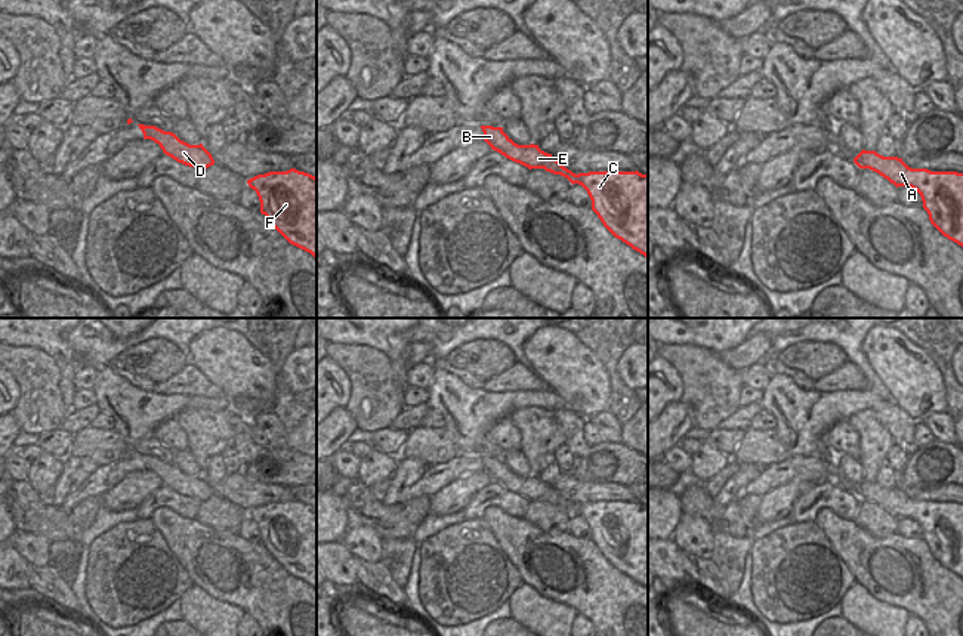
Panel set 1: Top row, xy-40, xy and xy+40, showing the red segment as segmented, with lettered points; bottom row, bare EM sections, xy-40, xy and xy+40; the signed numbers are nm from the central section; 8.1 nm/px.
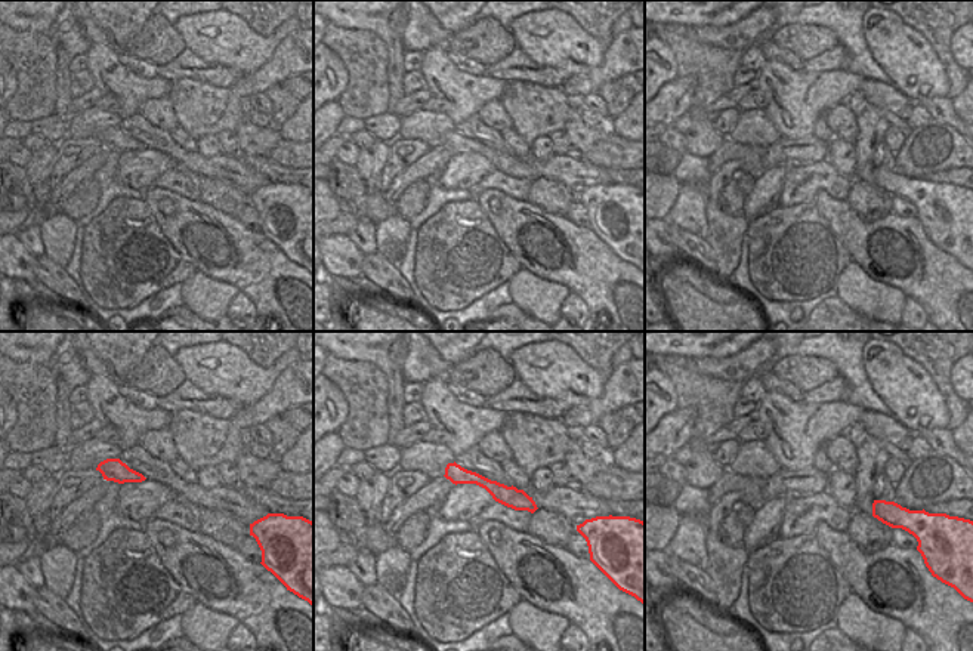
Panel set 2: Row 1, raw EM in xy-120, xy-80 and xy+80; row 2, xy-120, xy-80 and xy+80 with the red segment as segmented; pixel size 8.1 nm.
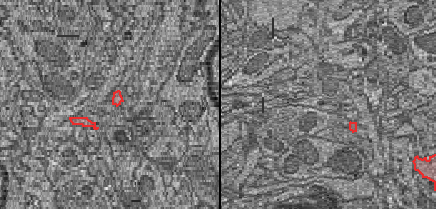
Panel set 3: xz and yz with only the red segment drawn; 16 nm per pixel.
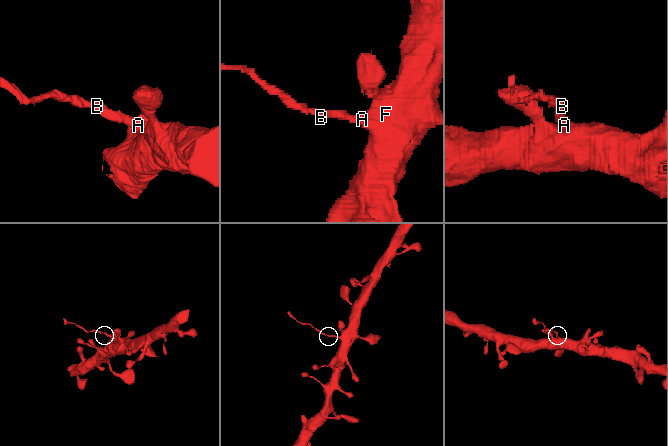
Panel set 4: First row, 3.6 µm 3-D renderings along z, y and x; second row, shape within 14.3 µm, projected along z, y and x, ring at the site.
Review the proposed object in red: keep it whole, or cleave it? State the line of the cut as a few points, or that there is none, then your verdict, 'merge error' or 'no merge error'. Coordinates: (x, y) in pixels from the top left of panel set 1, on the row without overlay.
cut in xy along (551, 485), (549, 494), (543, 499); merge error

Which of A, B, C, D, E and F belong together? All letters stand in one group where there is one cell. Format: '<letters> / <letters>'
A C F / B D E

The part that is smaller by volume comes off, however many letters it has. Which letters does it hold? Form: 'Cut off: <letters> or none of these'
Cut off: B, D, E

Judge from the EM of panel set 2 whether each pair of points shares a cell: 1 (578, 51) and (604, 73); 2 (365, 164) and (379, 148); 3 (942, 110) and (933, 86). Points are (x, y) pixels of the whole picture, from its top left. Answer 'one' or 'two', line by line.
1: two
2: one
3: two

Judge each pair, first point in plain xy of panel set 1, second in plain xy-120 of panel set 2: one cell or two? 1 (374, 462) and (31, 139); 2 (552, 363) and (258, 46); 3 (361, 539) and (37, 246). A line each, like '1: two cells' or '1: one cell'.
1: two cells
2: one cell
3: one cell

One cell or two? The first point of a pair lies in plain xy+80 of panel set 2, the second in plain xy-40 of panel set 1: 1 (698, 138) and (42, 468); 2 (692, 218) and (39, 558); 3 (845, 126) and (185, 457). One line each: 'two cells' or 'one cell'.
1: one cell
2: one cell
3: two cells

